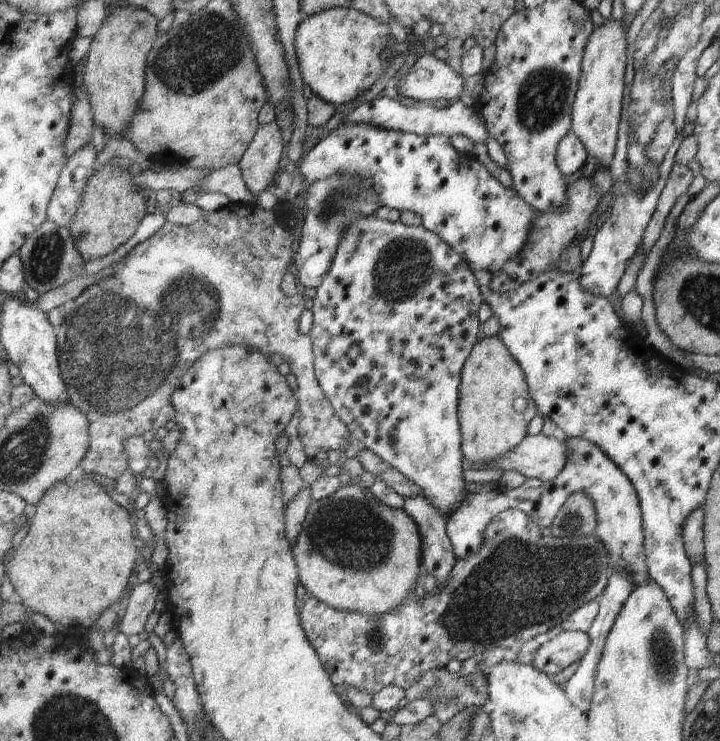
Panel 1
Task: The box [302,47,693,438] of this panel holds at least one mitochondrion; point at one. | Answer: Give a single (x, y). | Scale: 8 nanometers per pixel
(541, 99)

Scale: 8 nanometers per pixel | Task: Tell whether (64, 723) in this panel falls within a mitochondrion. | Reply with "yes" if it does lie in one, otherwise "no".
yes

